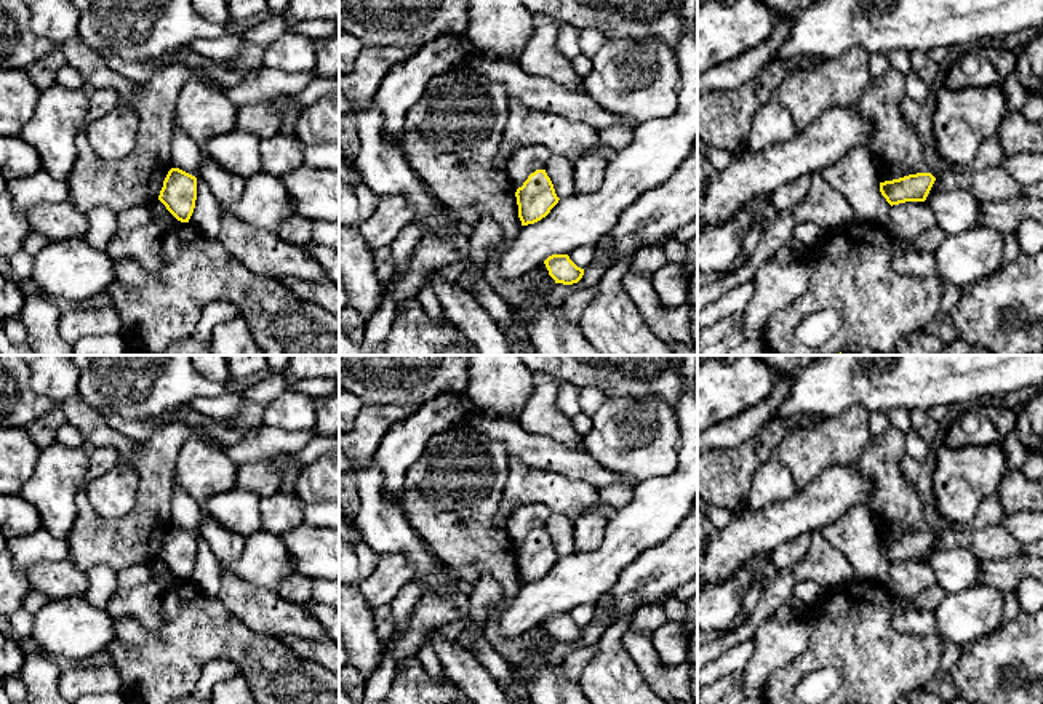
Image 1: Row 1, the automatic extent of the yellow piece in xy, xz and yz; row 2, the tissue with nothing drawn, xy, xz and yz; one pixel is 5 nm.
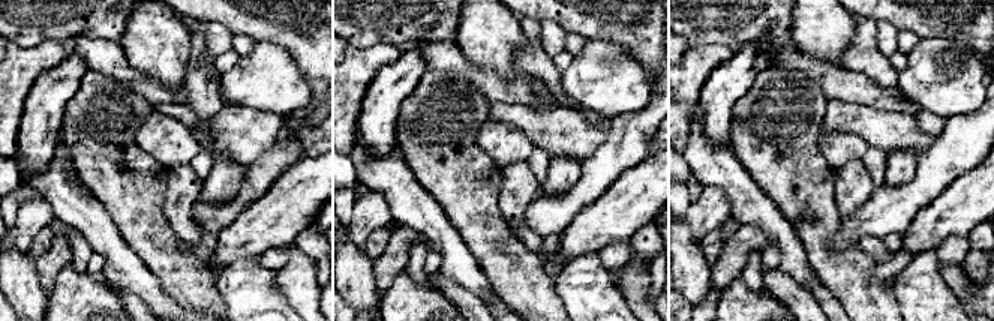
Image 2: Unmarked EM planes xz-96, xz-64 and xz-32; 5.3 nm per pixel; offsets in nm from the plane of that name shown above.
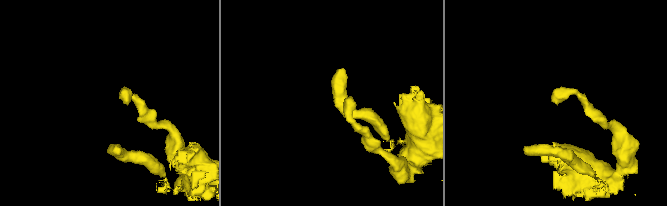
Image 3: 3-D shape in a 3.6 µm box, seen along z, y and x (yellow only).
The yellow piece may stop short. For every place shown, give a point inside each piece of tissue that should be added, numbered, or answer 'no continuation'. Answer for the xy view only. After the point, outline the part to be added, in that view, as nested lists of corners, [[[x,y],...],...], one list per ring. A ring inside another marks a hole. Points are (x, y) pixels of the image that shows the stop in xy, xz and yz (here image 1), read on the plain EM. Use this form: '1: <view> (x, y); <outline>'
no continuation

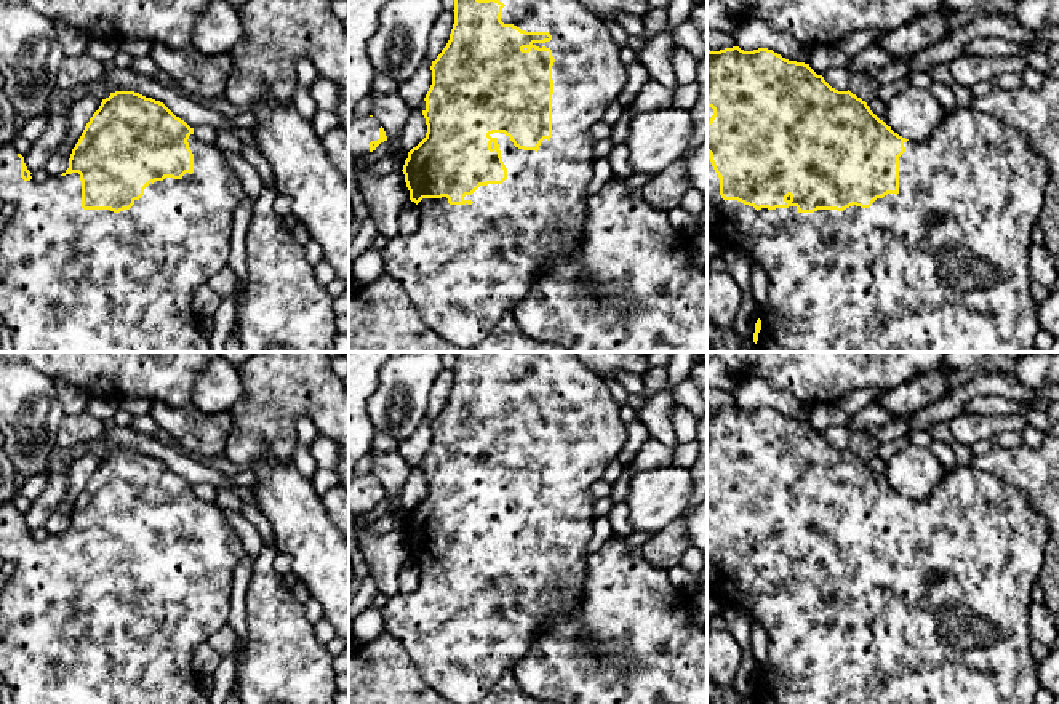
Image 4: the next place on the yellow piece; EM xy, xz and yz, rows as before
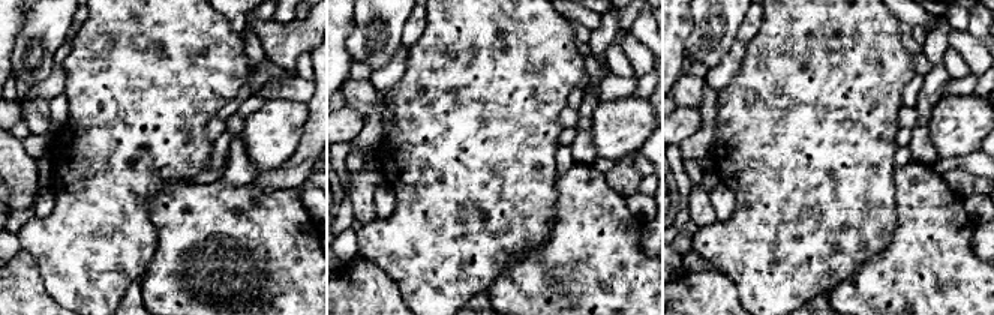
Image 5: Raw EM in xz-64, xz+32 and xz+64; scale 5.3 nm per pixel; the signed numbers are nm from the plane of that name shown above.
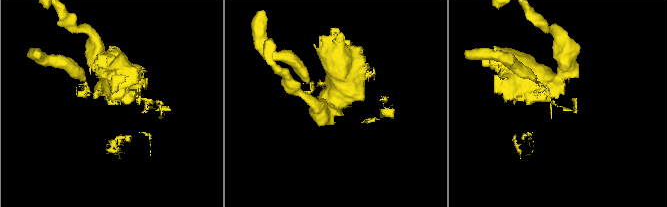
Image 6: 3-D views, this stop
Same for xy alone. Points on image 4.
1: xy (67, 634); [[[194,493],[187,498],[194,512],[194,531],[181,538],[165,536],[150,541],[144,554],[134,558],[130,568],[114,571],[110,568],[82,566],[82,539],[78,531],[50,534],[45,541],[24,539],[21,536],[21,517],[10,501],[0,507],[0,558],[14,566],[0,592],[0,674],[5,677],[13,704],[210,704],[200,690],[198,674],[192,666],[192,656],[198,645],[224,627],[230,613],[234,570],[245,557],[243,542],[235,528],[227,522],[224,510],[216,502],[198,499]]]

